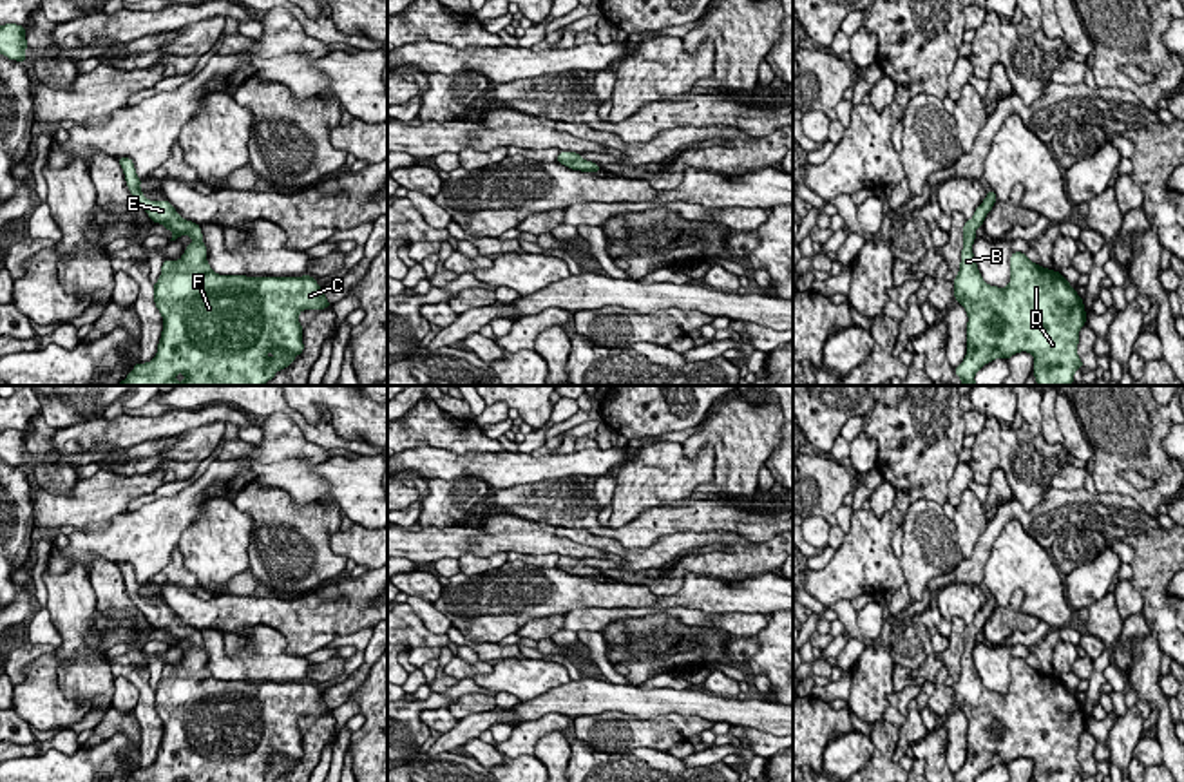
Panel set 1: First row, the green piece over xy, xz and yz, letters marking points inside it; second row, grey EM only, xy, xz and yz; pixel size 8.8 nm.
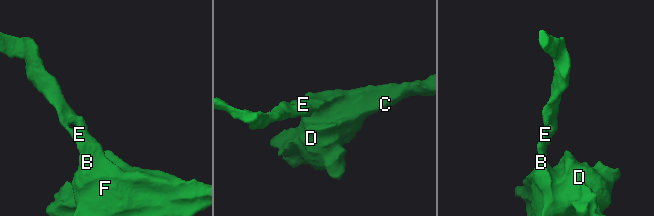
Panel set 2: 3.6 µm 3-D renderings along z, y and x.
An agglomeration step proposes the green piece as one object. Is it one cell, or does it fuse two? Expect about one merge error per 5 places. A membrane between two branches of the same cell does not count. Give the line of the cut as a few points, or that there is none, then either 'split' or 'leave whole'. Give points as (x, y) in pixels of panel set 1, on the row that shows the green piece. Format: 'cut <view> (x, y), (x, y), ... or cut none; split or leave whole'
cut none; leave whole

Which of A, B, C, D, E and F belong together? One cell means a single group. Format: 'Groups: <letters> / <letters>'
Groups: A B C D E F

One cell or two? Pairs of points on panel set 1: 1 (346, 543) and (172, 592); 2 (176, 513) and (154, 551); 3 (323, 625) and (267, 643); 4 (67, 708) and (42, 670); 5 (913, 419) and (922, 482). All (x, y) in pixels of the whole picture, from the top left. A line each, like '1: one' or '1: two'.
1: two
2: one
3: two
4: one
5: one

